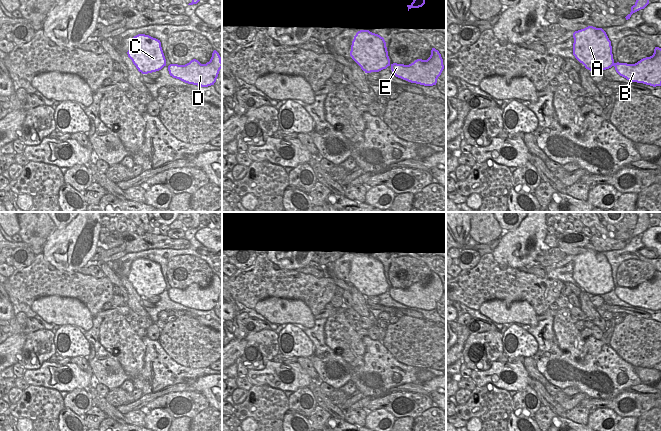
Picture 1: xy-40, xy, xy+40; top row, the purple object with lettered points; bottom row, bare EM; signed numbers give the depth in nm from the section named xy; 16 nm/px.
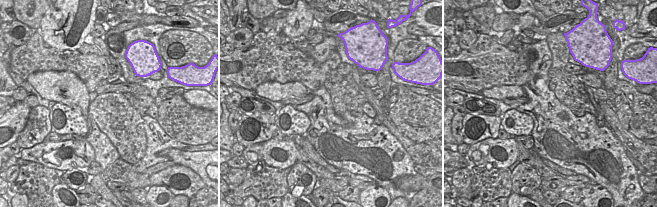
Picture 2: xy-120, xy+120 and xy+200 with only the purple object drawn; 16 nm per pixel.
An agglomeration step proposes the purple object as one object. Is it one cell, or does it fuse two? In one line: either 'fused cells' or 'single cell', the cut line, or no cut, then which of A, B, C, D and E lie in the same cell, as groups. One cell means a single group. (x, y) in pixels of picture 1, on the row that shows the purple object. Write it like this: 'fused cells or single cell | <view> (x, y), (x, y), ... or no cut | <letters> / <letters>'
single cell | no cut | A B C D E

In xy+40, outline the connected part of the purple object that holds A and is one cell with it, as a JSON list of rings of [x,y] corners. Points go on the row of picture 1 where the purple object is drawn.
[[[588,26],[573,33],[573,55],[586,69],[600,72],[615,67],[616,72],[632,82],[661,86],[661,48],[635,64],[615,63],[611,41],[602,28]]]

